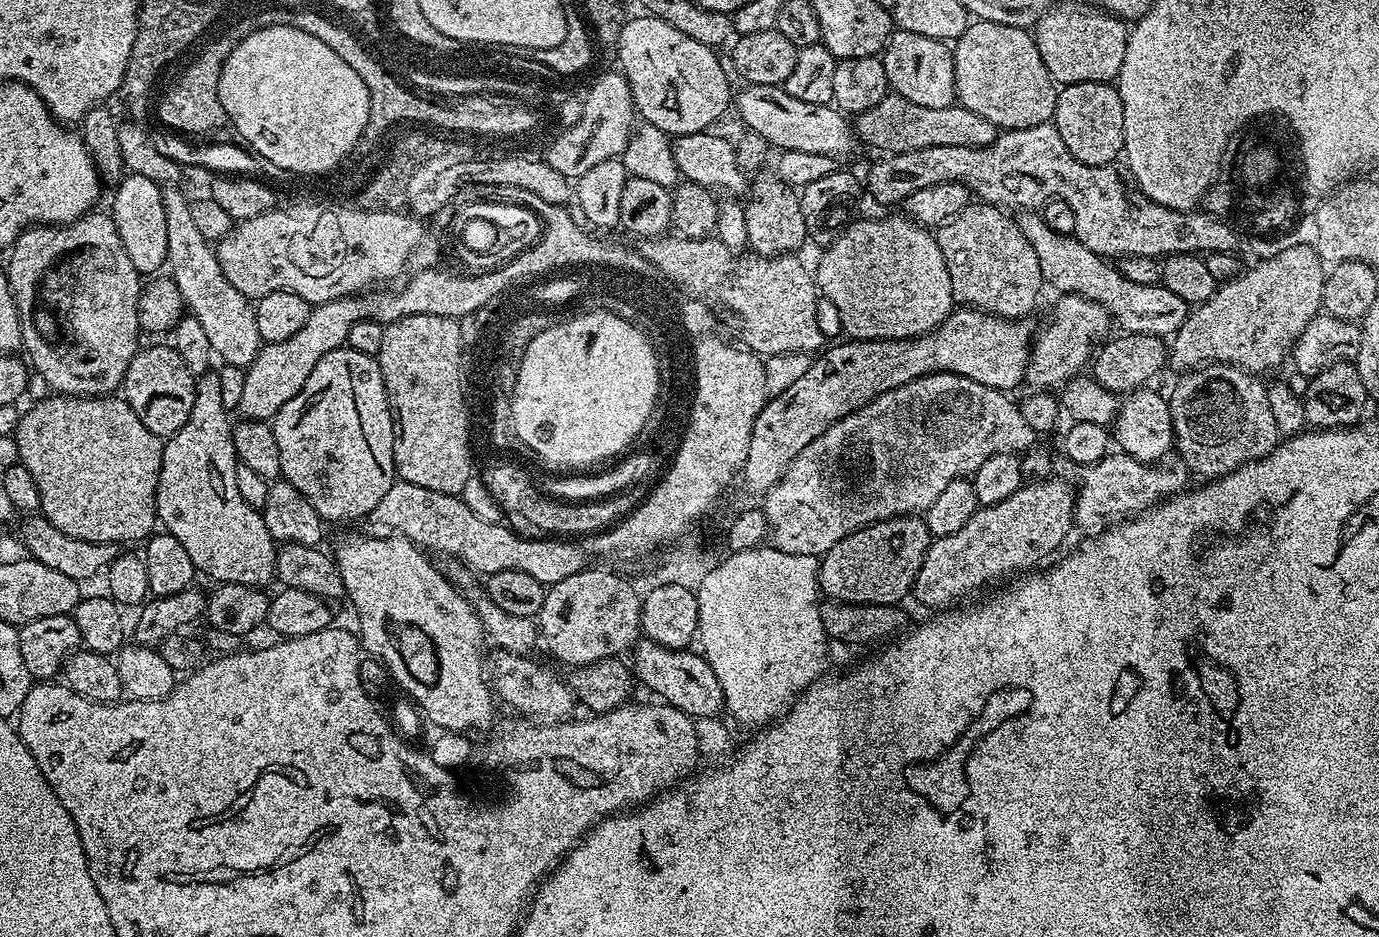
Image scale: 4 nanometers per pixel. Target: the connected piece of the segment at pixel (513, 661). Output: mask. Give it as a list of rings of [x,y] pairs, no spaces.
[[[495,649],[488,656],[488,678],[497,699],[504,700],[514,709],[550,722],[567,719],[576,707],[576,699],[565,679],[560,679],[548,668],[532,661],[531,657],[510,654],[509,651]]]

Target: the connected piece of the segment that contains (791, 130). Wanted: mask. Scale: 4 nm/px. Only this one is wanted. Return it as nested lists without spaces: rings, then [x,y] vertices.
[[[749,84],[743,85],[744,89],[737,91],[734,96],[734,112],[740,115],[740,120],[745,129],[760,134],[765,142],[773,149],[789,152],[790,150],[806,150],[806,154],[826,154],[833,158],[848,156],[854,144],[854,132],[843,115],[832,104],[815,104],[814,102],[798,102],[798,98],[790,98],[783,86],[774,84]]]

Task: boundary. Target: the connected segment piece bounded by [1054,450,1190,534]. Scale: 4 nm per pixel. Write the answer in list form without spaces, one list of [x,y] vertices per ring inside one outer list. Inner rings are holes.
[[[1119,450],[1109,451],[1107,455],[1101,457],[1098,462],[1089,464],[1079,469],[1080,477],[1075,480],[1078,466],[1074,461],[1067,458],[1060,458],[1055,461],[1054,472],[1057,477],[1063,478],[1069,482],[1074,481],[1076,489],[1076,519],[1075,527],[1084,531],[1084,534],[1095,534],[1104,532],[1111,528],[1113,524],[1130,520],[1132,517],[1144,512],[1147,508],[1153,507],[1157,502],[1163,502],[1187,489],[1189,487],[1188,478],[1190,472],[1180,462],[1168,464],[1169,462],[1157,462],[1155,464],[1146,464],[1143,460],[1135,460],[1134,457],[1126,455]]]

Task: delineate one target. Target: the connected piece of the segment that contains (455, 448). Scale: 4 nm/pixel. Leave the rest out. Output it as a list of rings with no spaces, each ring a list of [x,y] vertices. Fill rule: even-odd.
[[[414,314],[385,327],[378,357],[396,425],[397,477],[451,496],[463,493],[466,482],[474,474],[468,465],[464,405],[457,379],[457,361],[464,358],[464,352],[460,320],[438,314]]]

